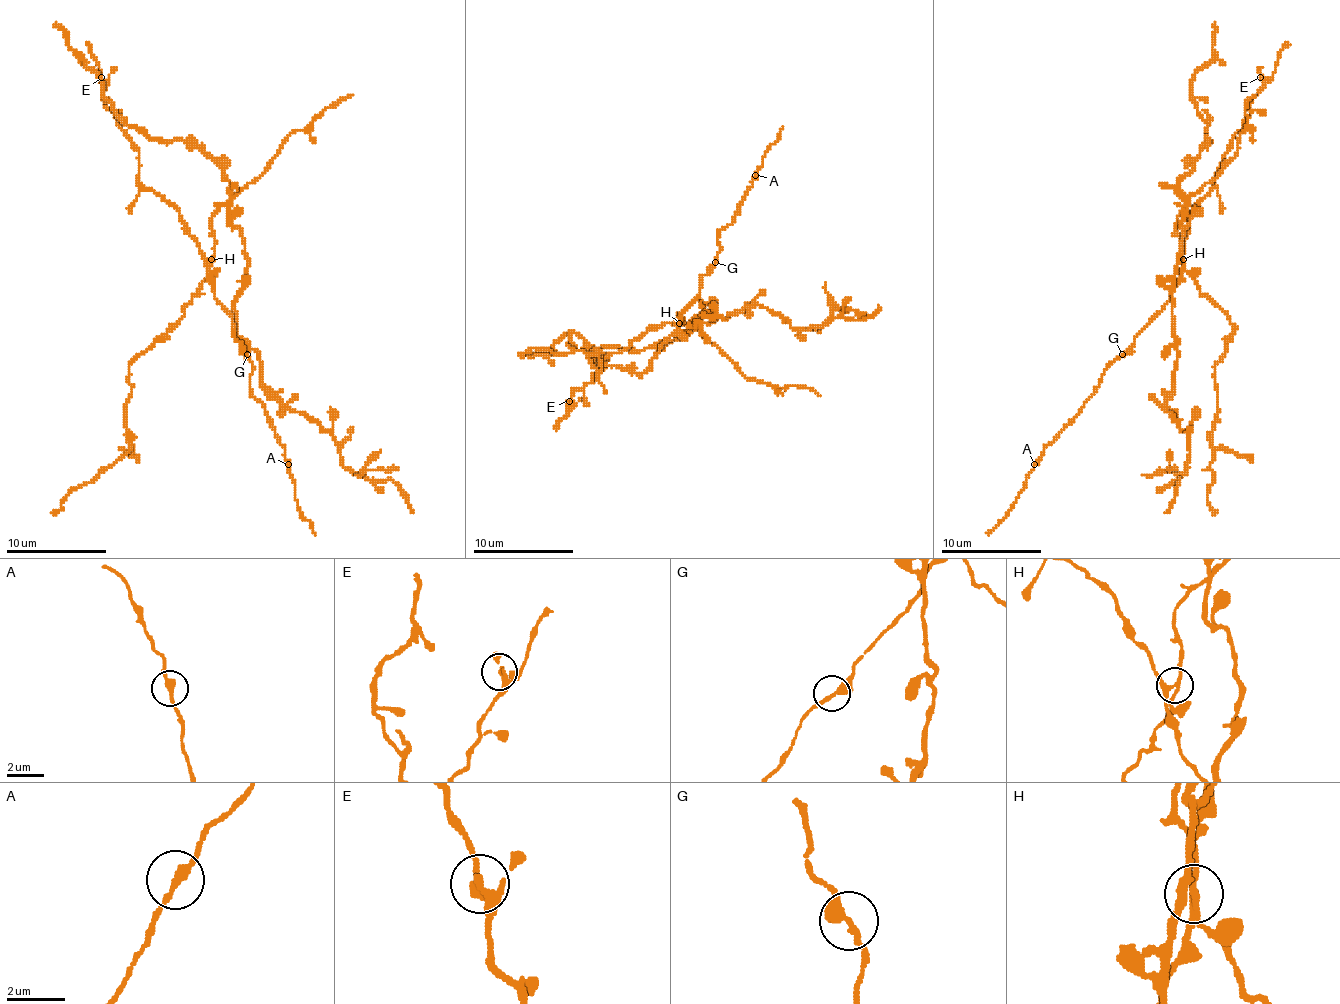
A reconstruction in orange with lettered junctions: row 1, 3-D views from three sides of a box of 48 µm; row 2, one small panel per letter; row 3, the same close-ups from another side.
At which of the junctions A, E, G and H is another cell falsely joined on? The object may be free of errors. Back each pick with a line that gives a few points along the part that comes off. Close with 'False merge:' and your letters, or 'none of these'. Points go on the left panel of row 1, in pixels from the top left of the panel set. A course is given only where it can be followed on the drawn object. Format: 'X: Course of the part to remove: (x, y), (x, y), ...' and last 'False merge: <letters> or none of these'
H: Course of the part to remove: (212, 258), (224, 206), (247, 258), (237, 336), (260, 379), (411, 512)
False merge: H

